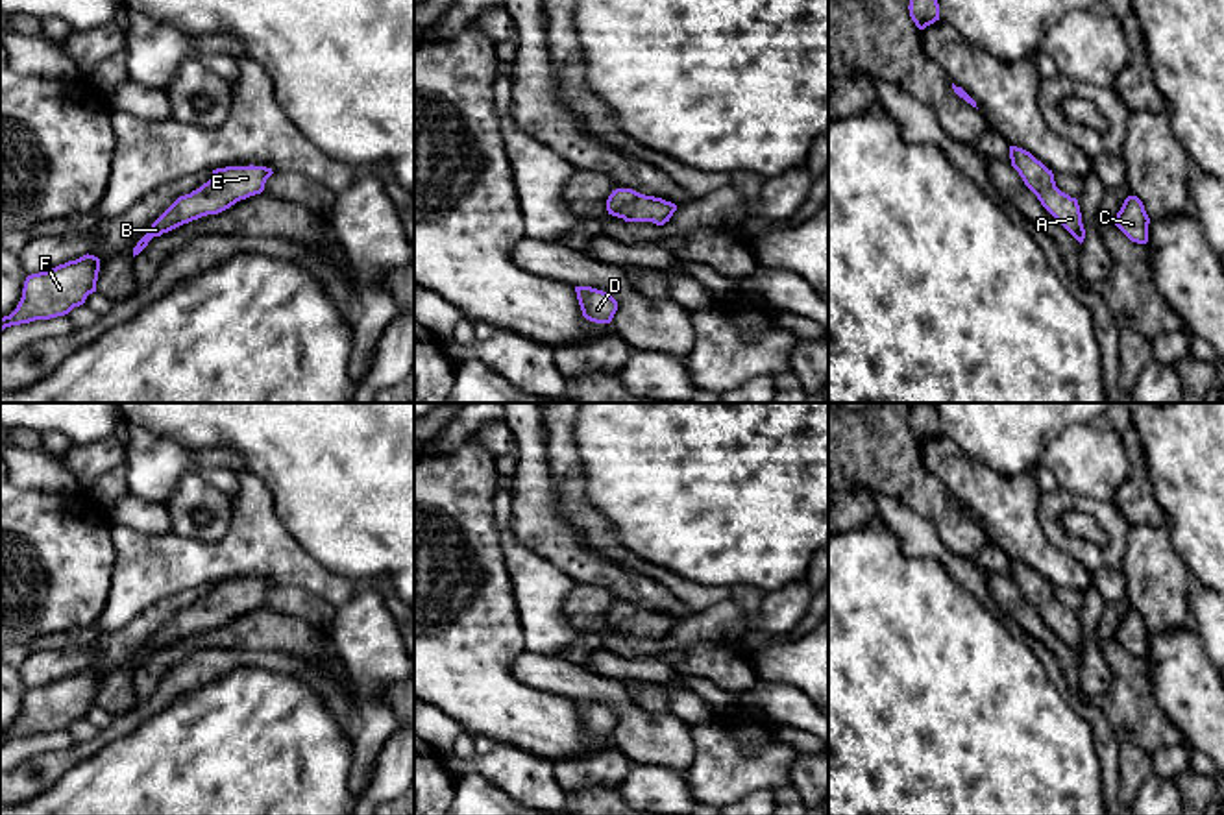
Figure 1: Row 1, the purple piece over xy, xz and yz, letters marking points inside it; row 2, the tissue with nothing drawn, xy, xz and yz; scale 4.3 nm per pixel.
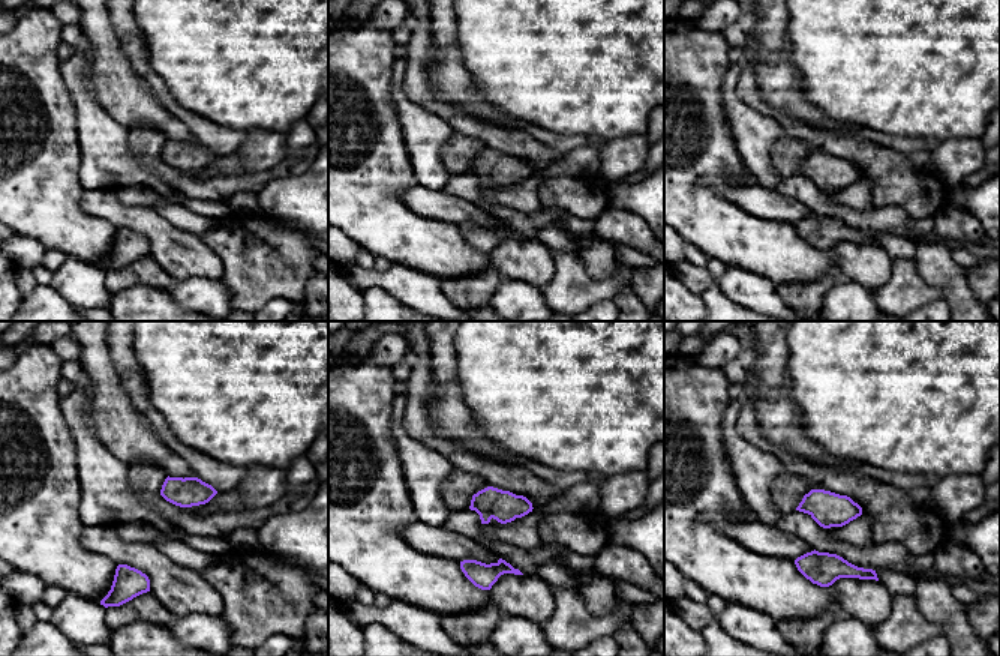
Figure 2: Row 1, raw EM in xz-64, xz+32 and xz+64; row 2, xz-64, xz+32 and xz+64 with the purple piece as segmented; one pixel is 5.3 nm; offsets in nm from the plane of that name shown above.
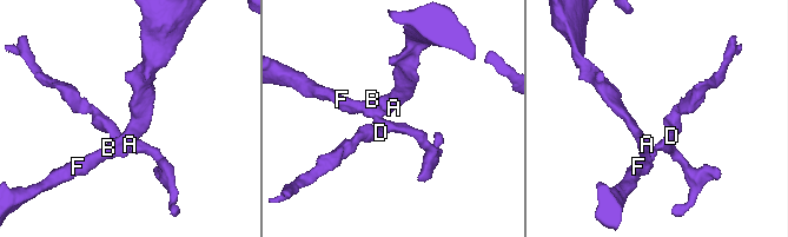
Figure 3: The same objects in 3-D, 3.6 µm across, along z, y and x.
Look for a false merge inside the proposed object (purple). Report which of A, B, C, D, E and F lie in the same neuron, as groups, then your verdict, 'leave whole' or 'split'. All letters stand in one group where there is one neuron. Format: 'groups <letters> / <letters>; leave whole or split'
groups A B C D E F; leave whole

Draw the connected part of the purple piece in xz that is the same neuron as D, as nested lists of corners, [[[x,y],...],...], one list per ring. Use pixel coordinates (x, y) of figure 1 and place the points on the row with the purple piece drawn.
[[[575,286],[575,292],[577,292],[582,316],[586,320],[595,323],[612,322],[618,310],[618,301],[610,294],[592,286]]]

